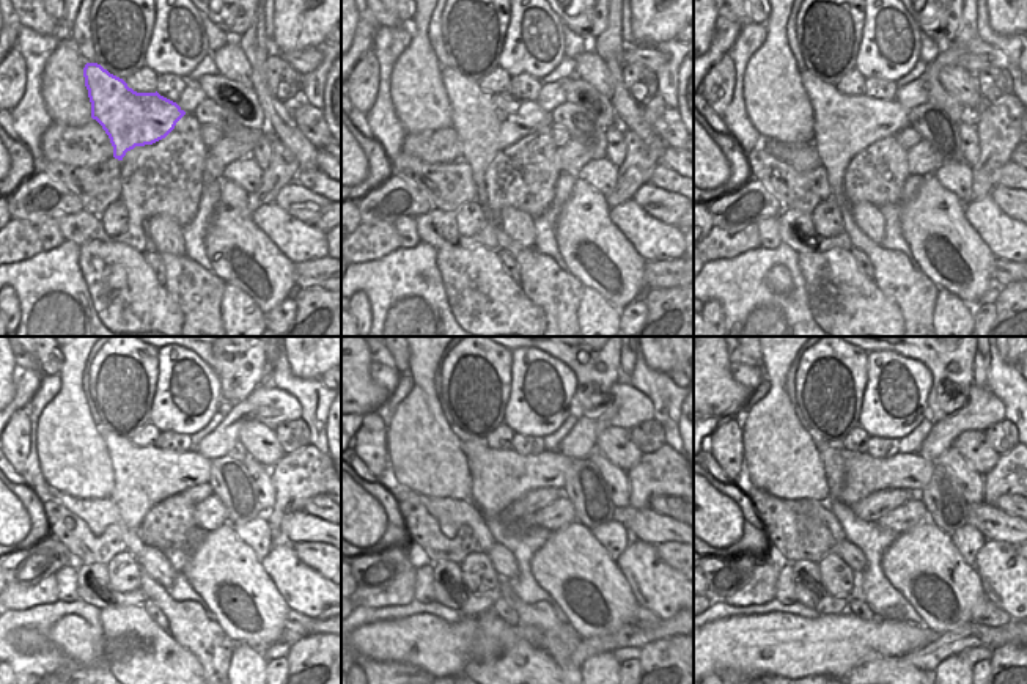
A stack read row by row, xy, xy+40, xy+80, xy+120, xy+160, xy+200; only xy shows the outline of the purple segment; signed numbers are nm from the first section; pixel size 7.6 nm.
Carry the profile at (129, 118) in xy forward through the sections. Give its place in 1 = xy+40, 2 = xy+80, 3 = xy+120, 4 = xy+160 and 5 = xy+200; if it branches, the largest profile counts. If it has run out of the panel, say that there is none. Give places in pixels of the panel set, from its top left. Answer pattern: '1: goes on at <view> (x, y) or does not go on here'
1: goes on at xy+40 (486, 123)
2: goes on at xy+80 (843, 125)
3: goes on at xy+120 (143, 475)
4: goes on at xy+160 (499, 477)
5: goes on at xy+200 (865, 474)

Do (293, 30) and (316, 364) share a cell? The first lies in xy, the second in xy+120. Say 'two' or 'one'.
one

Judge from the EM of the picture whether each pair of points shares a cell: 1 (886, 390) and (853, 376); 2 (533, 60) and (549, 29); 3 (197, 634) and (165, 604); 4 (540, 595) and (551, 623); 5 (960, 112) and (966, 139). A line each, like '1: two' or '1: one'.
1: two
2: one
3: one
4: two
5: two

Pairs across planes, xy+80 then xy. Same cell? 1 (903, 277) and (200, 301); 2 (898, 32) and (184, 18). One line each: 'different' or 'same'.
1: same
2: same

